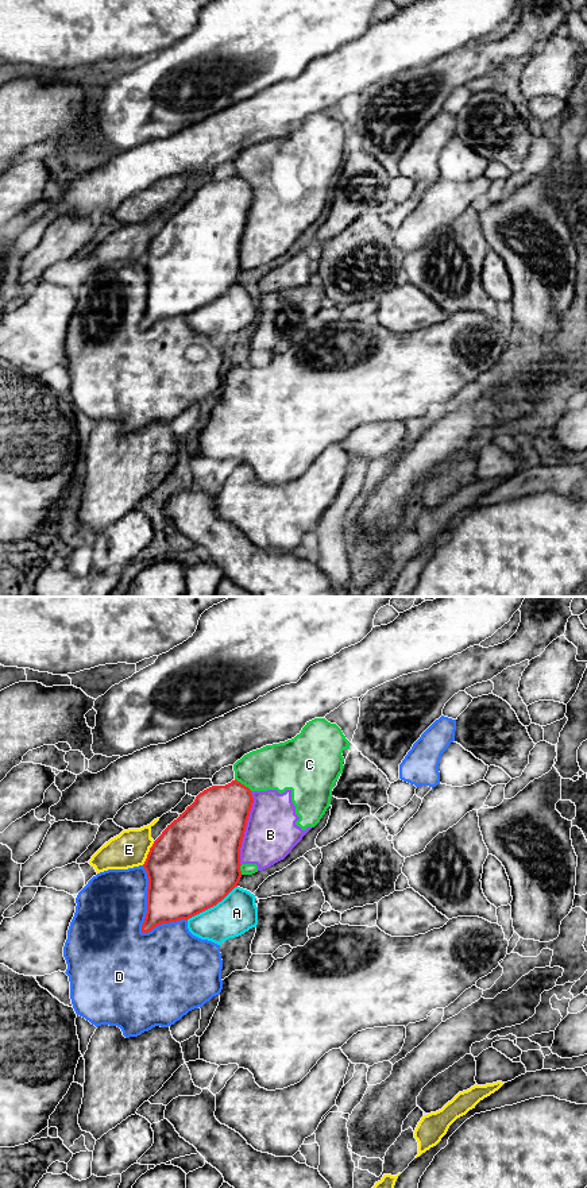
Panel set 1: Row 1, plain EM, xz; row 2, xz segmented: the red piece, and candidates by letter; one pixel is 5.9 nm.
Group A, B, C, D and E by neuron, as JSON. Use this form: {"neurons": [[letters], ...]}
{"neurons": [["A"], ["B", "C"], ["D"], ["E"]]}

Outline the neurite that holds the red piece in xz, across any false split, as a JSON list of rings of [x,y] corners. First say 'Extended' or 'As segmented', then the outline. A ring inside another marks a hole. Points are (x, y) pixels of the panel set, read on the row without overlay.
Extended. [[[236,174],[225,181],[212,181],[200,188],[154,236],[143,263],[147,267],[147,308],[142,328],[162,319],[188,316],[189,327],[221,340],[258,320],[255,290],[237,281],[240,243],[254,193],[251,185]]]

